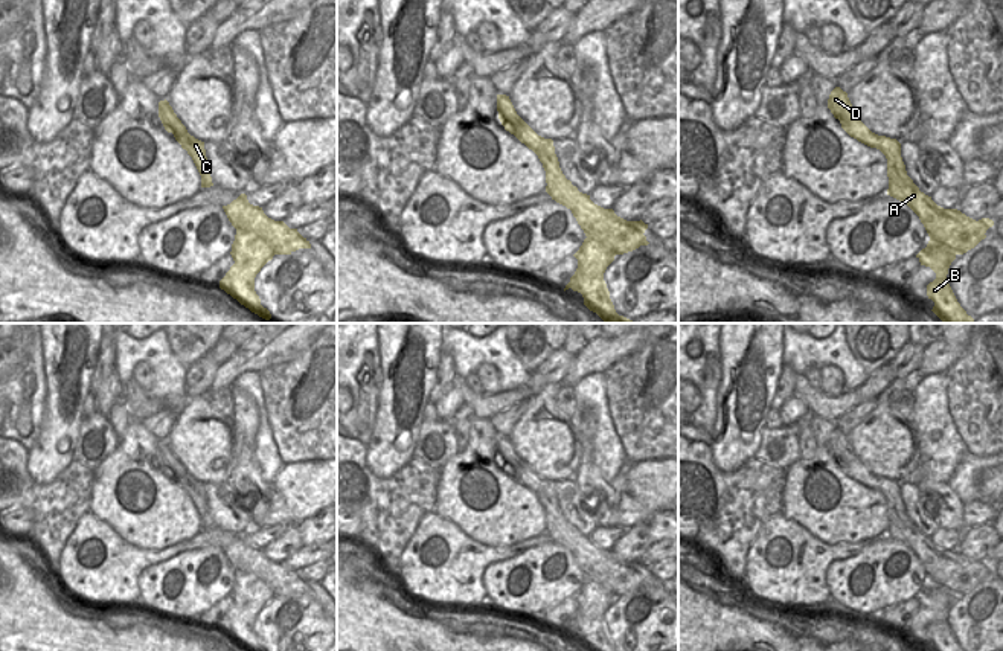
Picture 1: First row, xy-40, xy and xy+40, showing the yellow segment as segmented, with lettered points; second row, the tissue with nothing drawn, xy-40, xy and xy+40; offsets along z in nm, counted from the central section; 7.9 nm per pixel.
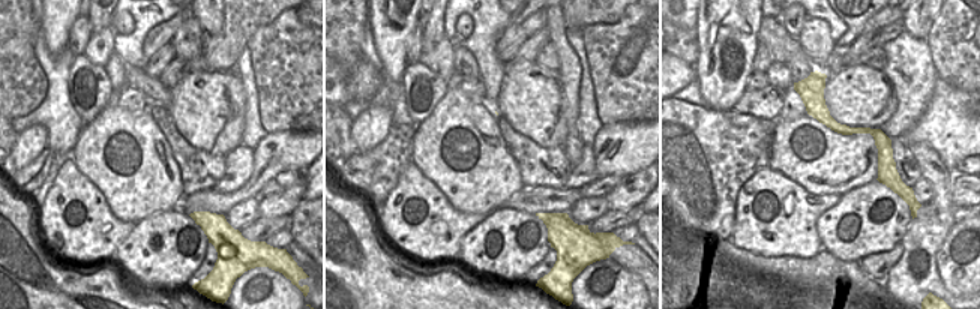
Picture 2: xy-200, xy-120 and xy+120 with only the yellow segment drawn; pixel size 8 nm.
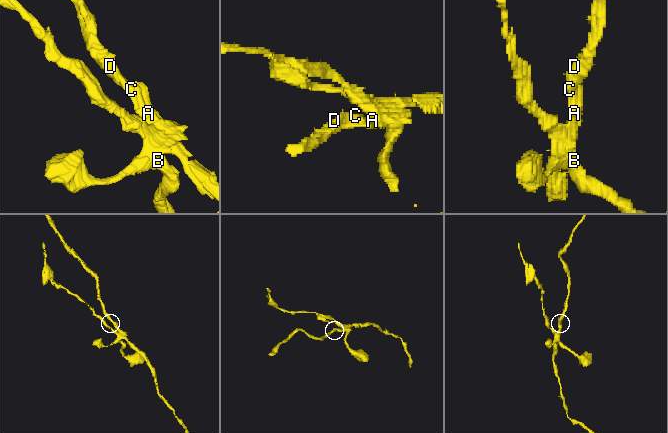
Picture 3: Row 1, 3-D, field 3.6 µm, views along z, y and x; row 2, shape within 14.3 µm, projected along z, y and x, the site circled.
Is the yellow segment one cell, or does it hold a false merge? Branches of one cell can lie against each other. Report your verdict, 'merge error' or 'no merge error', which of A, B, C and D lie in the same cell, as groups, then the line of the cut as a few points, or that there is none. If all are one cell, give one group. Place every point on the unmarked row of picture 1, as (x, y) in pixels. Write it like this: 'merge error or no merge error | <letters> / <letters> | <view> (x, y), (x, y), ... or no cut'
merge error | A C D / B | xy-40 (237, 570), (258, 575), (276, 595)

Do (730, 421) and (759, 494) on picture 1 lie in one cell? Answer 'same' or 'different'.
different

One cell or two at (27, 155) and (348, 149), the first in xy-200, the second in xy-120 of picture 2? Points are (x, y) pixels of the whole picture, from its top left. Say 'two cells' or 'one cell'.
two cells

